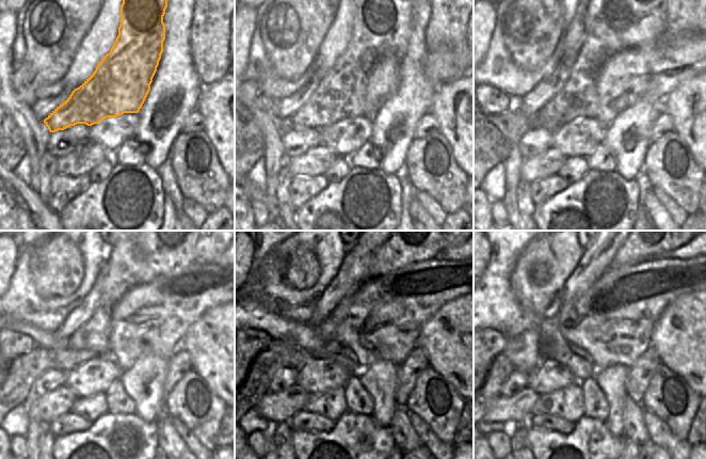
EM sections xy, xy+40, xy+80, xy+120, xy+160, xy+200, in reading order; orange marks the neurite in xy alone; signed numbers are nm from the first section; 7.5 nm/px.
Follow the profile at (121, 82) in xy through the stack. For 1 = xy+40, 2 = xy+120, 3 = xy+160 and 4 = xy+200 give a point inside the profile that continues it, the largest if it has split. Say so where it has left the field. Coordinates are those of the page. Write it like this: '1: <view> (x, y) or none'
1: xy+40 (383, 21)
2: xy+120 (142, 252)
3: xy+160 (397, 252)
4: xy+200 (632, 252)

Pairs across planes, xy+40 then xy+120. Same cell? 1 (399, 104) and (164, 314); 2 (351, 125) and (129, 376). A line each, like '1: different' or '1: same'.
1: different
2: different

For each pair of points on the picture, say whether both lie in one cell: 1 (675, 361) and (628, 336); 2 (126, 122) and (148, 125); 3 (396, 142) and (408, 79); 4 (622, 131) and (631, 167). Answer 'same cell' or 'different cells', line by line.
1: different cells
2: different cells
3: same cell
4: same cell

